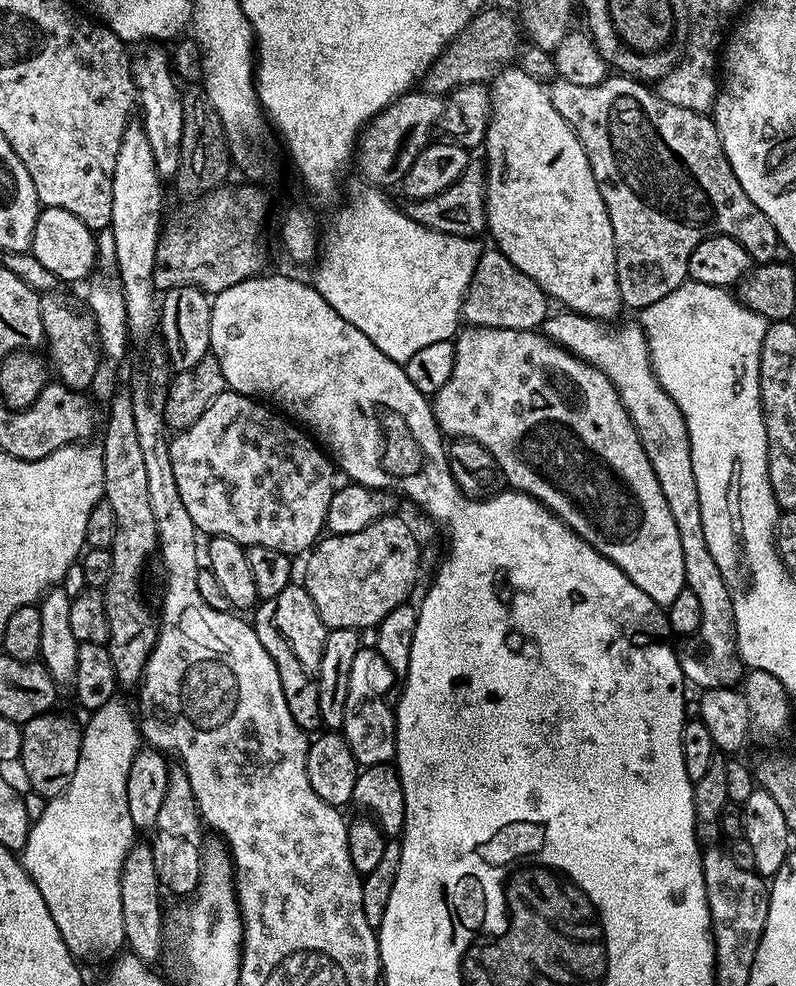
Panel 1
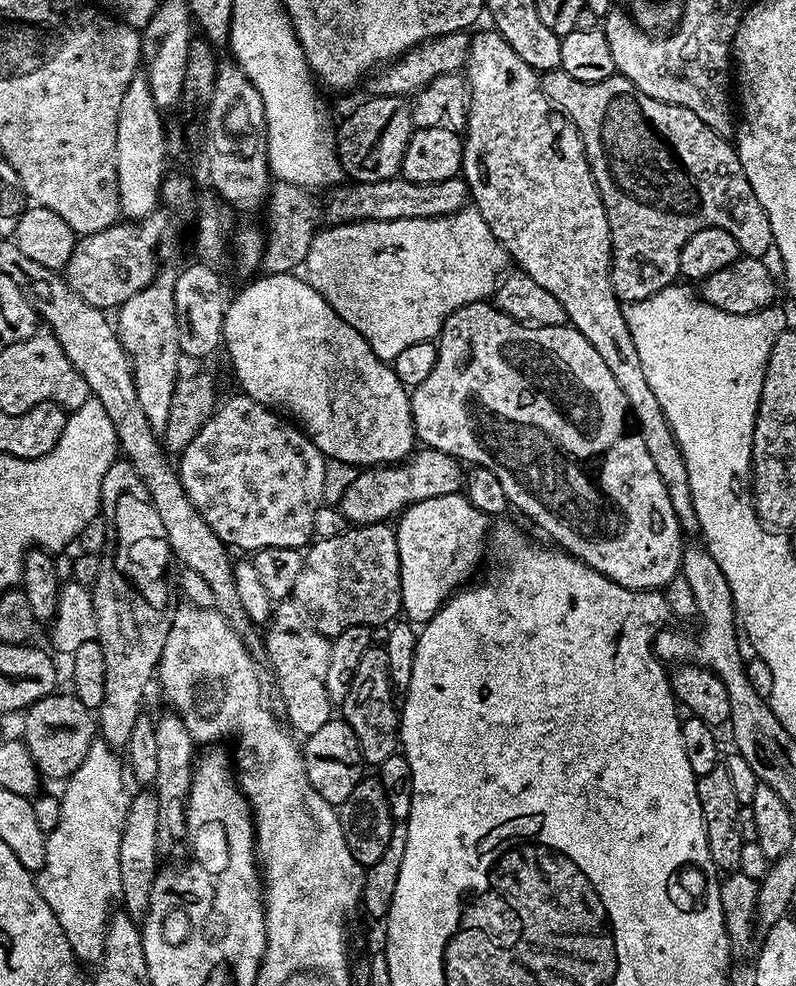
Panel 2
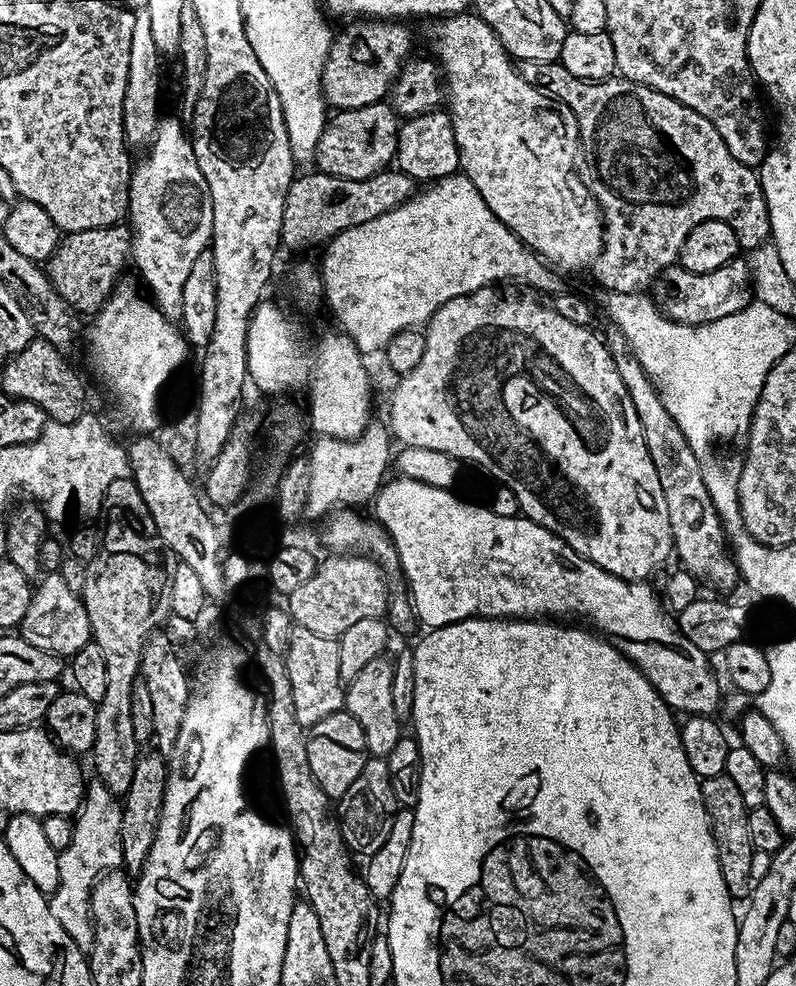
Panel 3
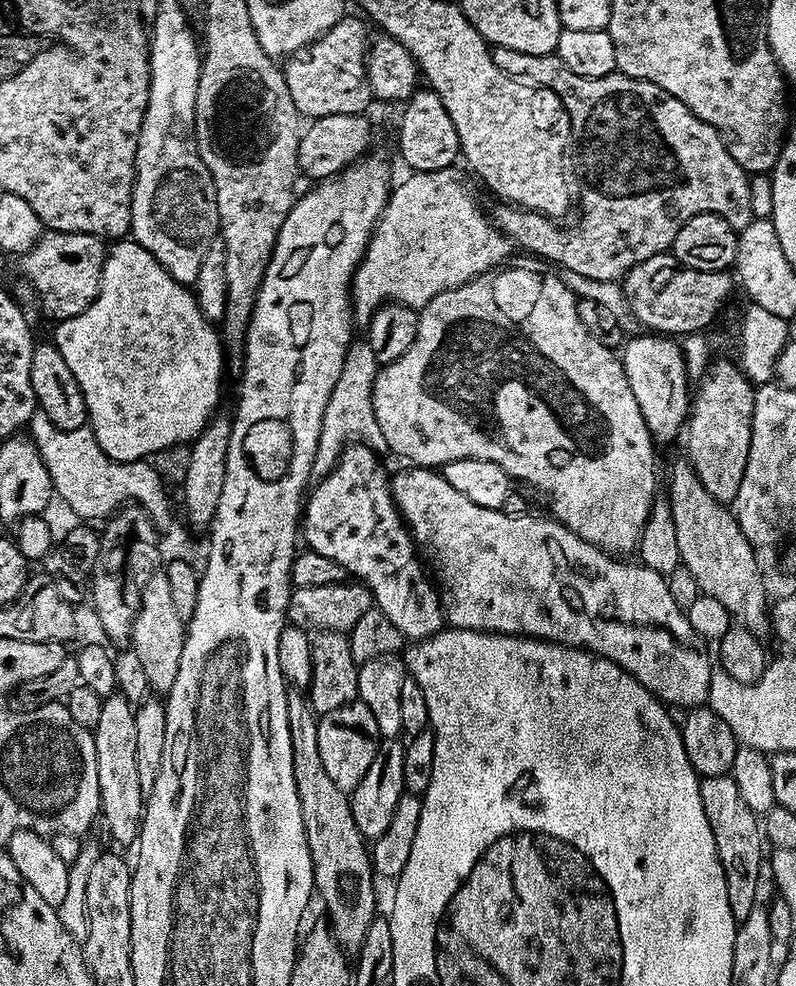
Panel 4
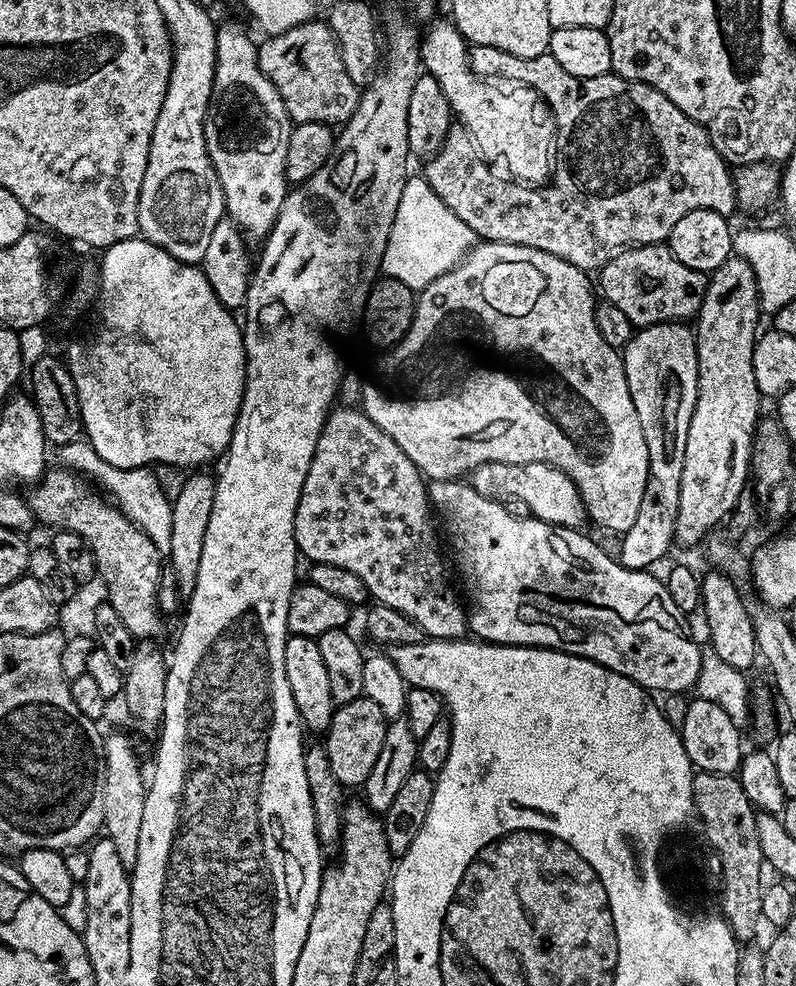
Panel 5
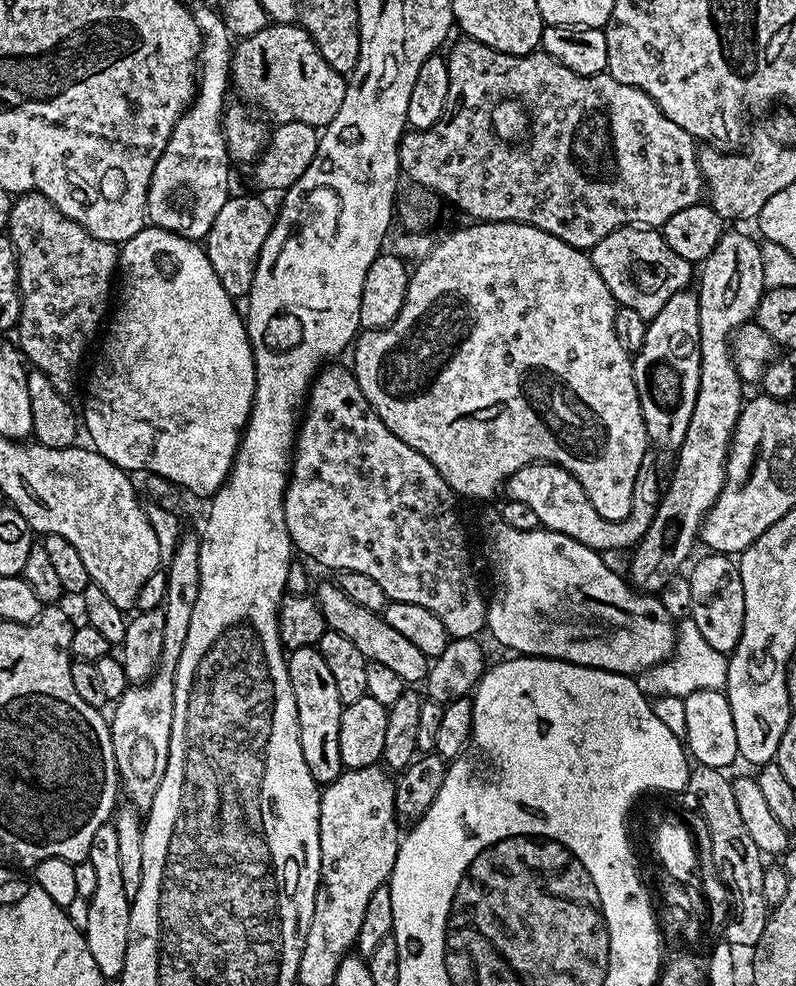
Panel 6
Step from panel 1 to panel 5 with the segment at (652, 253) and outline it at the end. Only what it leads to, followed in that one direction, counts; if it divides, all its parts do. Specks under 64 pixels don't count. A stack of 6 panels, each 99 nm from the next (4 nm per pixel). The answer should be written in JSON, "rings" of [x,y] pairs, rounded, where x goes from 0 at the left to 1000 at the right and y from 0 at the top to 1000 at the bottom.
{"rings":[[[592,46],[588,61],[601,77],[627,79],[633,83],[647,83],[649,86],[670,89],[688,104],[688,110],[693,113],[693,121],[698,124],[696,173],[692,175],[691,185],[682,189],[665,189],[662,186],[649,185],[647,182],[634,181],[632,177],[629,177],[631,180],[622,178],[613,171],[616,169],[614,163],[604,159],[597,144],[588,136],[588,131],[582,128],[564,130],[555,149],[544,158],[536,159],[534,166],[538,167],[530,171],[530,177],[534,185],[540,189],[540,193],[545,193],[545,197],[550,197],[550,201],[555,201],[555,205],[560,205],[560,209],[565,209],[565,213],[570,213],[570,217],[575,217],[575,221],[580,221],[580,225],[585,225],[585,229],[590,229],[590,233],[597,235],[604,244],[624,243],[651,249],[671,249],[671,254],[686,254],[688,258],[696,258],[701,262],[716,266],[716,270],[726,270],[731,275],[744,278],[758,272],[759,267],[766,261],[773,260],[775,256],[783,253],[800,247],[835,246],[842,233],[847,233],[847,228],[857,221],[857,217],[867,217],[867,213],[897,213],[913,220],[921,218],[920,214],[926,214],[925,188],[921,175],[917,173],[916,167],[902,156],[902,152],[894,147],[888,132],[877,124],[868,122],[862,116],[857,116],[857,112],[852,112],[852,108],[847,108],[847,103],[842,103],[842,99],[837,99],[837,95],[822,91],[822,87],[808,85],[800,81],[789,81],[784,77],[773,75],[729,81],[724,77],[716,76],[712,71],[706,71],[706,67],[701,67],[701,63],[692,55],[671,59],[653,59],[634,53],[634,51],[622,50],[621,47]]]}

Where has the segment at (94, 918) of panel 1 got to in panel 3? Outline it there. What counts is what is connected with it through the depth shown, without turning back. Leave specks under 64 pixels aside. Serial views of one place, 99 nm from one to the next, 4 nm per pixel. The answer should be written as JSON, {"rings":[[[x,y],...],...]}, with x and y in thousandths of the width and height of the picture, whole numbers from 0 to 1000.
{"rings":[[[124,793],[112,794],[104,816],[92,835],[92,849],[82,861],[74,863],[73,901],[60,909],[63,927],[93,951],[93,959],[108,968],[118,959],[118,939],[113,911],[121,894],[133,884],[149,881],[153,870],[152,812],[138,800]]]}

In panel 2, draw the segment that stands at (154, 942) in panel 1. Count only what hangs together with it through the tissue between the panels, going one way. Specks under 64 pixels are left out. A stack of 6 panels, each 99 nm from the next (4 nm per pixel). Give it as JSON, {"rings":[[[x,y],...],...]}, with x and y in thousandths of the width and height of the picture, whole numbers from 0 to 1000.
{"rings":[[[176,801],[167,806],[161,813],[158,822],[158,834],[153,838],[153,854],[148,854],[148,890],[151,891],[151,907],[148,910],[155,924],[167,931],[178,931],[186,925],[188,919],[188,903],[193,903],[193,890],[204,879],[204,873],[196,867],[202,867],[204,853],[201,839],[198,838],[198,809],[195,802]]]}

